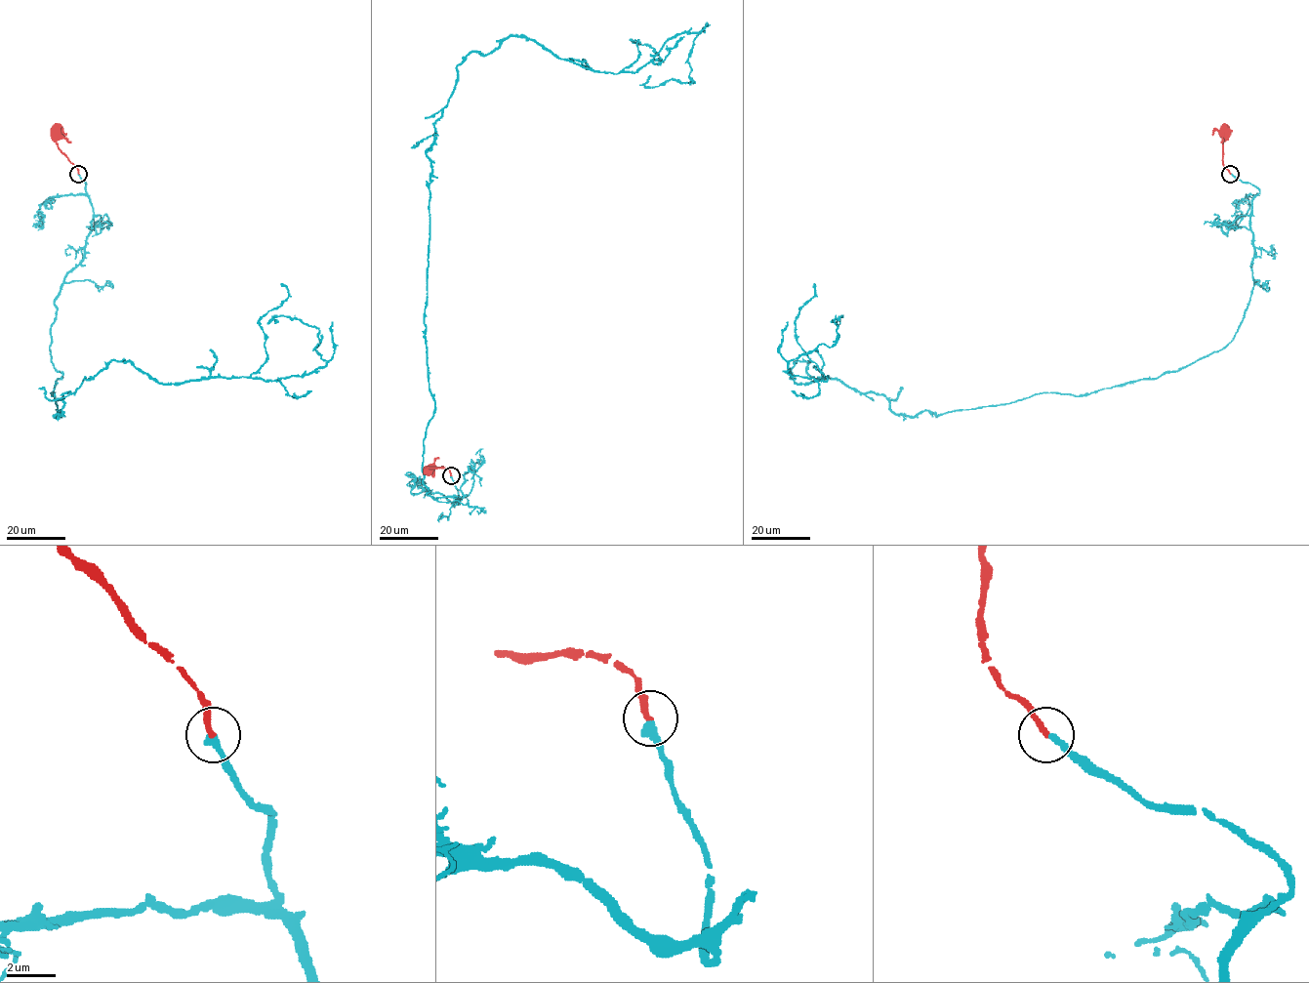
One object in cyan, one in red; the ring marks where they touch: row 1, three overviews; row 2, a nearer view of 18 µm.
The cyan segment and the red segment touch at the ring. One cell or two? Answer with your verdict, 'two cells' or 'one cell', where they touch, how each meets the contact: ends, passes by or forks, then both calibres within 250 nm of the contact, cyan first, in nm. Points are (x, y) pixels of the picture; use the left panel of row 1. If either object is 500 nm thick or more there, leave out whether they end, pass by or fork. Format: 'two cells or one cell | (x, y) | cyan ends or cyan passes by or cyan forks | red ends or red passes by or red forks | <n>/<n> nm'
one cell | (78, 174) | cyan ends | red ends | 320/240 nm

